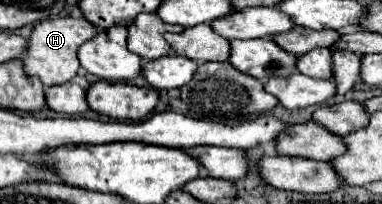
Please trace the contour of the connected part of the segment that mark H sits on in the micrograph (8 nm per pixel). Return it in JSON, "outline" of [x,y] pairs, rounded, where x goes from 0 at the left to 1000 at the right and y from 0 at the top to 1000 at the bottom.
{"outline":[[[128,88],[102,118],[92,118],[92,147],[76,186],[76,235],[60,275],[65,353],[76,373],[102,373],[118,422],[144,422],[144,412],[170,412],[186,402],[202,373],[207,343],[207,294],[202,294],[202,245],[217,206],[238,196],[254,176],[254,137],[223,98],[223,88]]]}

